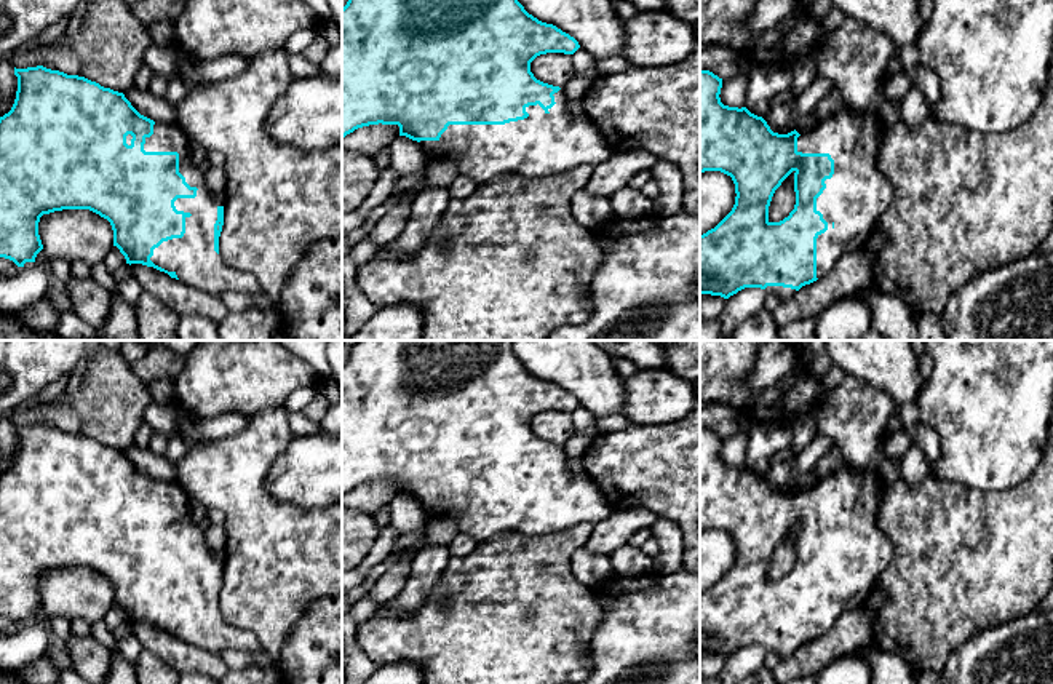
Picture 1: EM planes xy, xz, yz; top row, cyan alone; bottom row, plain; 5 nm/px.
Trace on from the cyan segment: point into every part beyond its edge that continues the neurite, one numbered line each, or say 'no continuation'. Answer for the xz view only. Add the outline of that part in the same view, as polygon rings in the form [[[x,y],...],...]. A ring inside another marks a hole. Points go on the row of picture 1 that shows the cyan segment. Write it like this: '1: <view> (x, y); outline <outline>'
1: xz (542, 144); outline [[[561,88],[554,105],[546,112],[537,104],[526,107],[527,118],[505,125],[449,125],[438,141],[420,141],[428,165],[449,161],[457,176],[471,179],[476,185],[489,182],[502,173],[518,173],[529,177],[546,177],[566,173],[577,166],[596,166],[607,160],[614,150],[594,121],[585,113],[574,115],[569,99]]]

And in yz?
1: yz (857, 195); outline [[[845,107],[837,117],[821,121],[797,137],[797,152],[829,153],[834,160],[834,174],[825,181],[826,189],[817,198],[817,211],[828,222],[828,230],[817,238],[817,278],[826,276],[844,254],[866,248],[868,238],[895,197],[892,182],[877,168],[885,126],[876,112]]]

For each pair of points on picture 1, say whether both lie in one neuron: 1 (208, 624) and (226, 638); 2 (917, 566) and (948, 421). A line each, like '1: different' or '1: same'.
1: same
2: different

